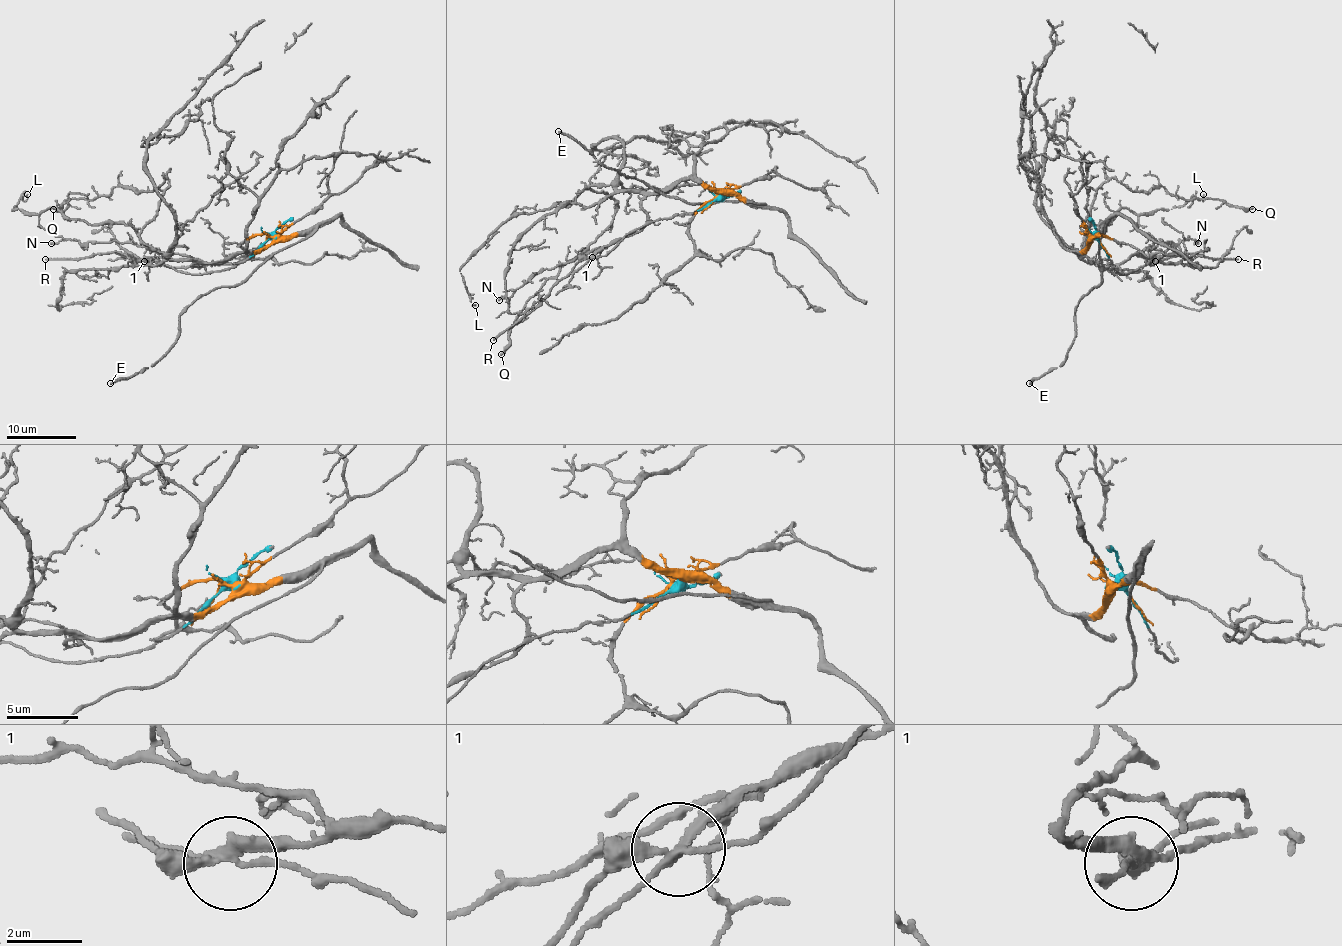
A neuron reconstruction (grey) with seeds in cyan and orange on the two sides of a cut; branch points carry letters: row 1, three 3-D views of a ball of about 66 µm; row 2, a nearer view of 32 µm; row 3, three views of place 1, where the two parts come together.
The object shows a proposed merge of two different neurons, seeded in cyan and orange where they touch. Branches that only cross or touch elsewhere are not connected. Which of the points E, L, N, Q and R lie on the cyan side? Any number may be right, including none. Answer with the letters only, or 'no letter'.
R

